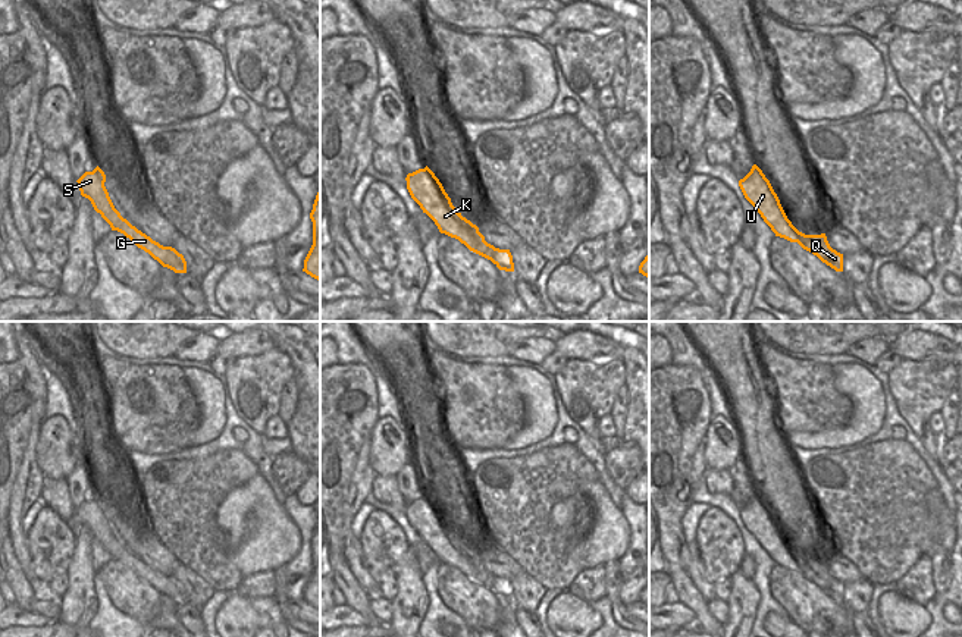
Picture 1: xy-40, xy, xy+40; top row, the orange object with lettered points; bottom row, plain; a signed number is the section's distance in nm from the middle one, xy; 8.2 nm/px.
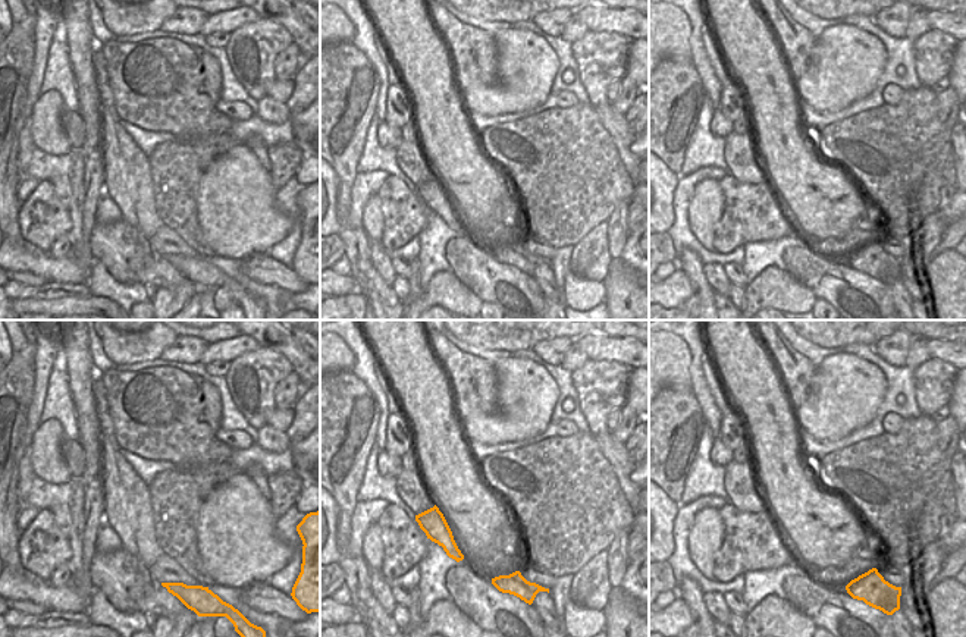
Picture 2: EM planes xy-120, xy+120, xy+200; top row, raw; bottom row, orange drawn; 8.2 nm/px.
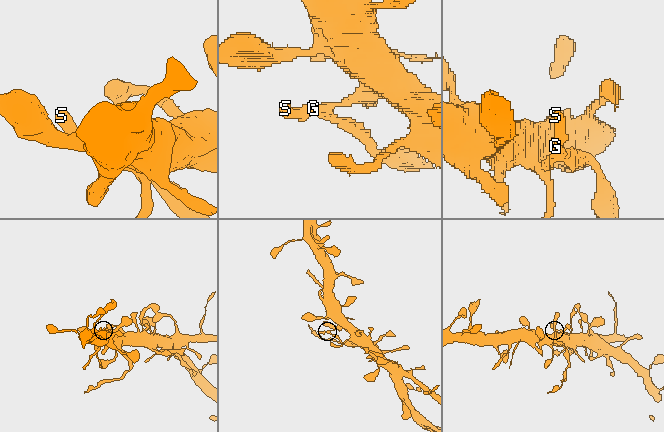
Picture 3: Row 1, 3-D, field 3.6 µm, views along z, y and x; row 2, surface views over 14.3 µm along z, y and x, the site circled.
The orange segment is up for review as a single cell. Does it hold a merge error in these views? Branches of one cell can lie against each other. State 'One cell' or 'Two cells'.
Two cells.

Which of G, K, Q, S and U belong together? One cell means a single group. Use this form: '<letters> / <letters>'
G K S U / Q

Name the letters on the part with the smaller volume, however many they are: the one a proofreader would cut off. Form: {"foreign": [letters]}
{"foreign": ["Q"]}

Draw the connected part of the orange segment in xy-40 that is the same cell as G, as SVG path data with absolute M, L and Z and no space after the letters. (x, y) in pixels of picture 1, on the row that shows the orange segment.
M98 166L93 172L85 172L76 182L81 195L91 201L94 210L101 214L101 217L110 225L112 230L123 233L163 267L167 267L175 273L187 273L187 261L182 254L172 247L163 247L153 241L120 216L104 186L106 175Z

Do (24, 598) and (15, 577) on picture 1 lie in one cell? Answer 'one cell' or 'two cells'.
one cell

